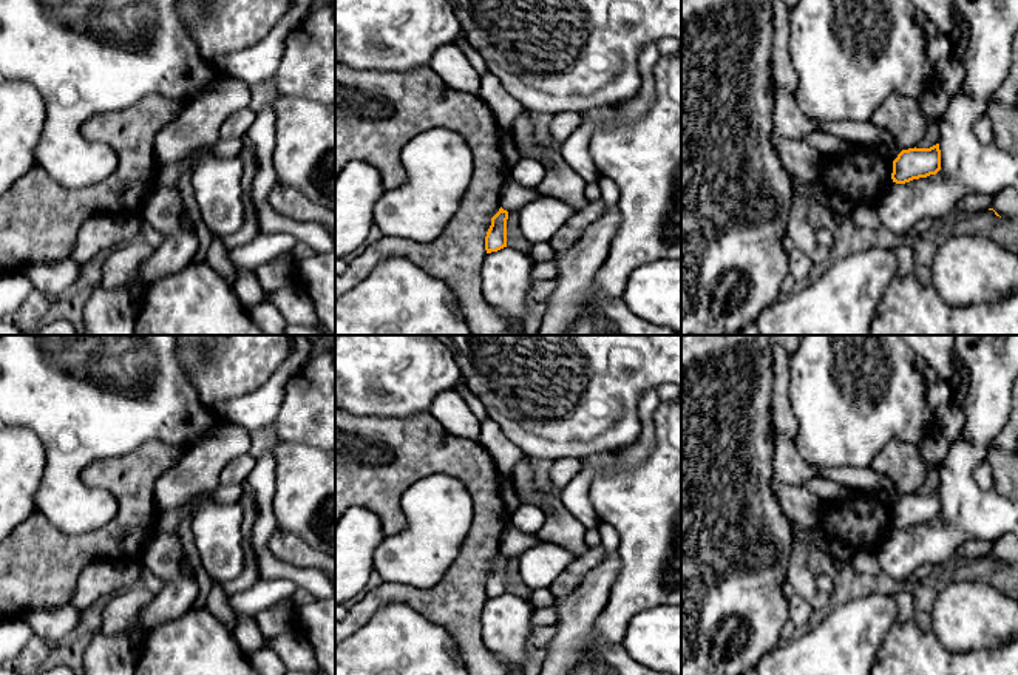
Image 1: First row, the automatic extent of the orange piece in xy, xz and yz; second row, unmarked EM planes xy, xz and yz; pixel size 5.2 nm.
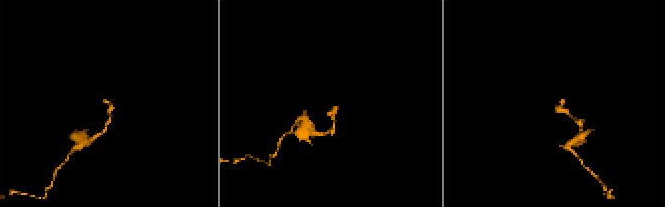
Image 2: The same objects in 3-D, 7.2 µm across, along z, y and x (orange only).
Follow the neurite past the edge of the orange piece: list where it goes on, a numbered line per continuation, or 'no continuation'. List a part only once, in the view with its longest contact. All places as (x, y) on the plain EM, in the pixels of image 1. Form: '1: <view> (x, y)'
no continuation

